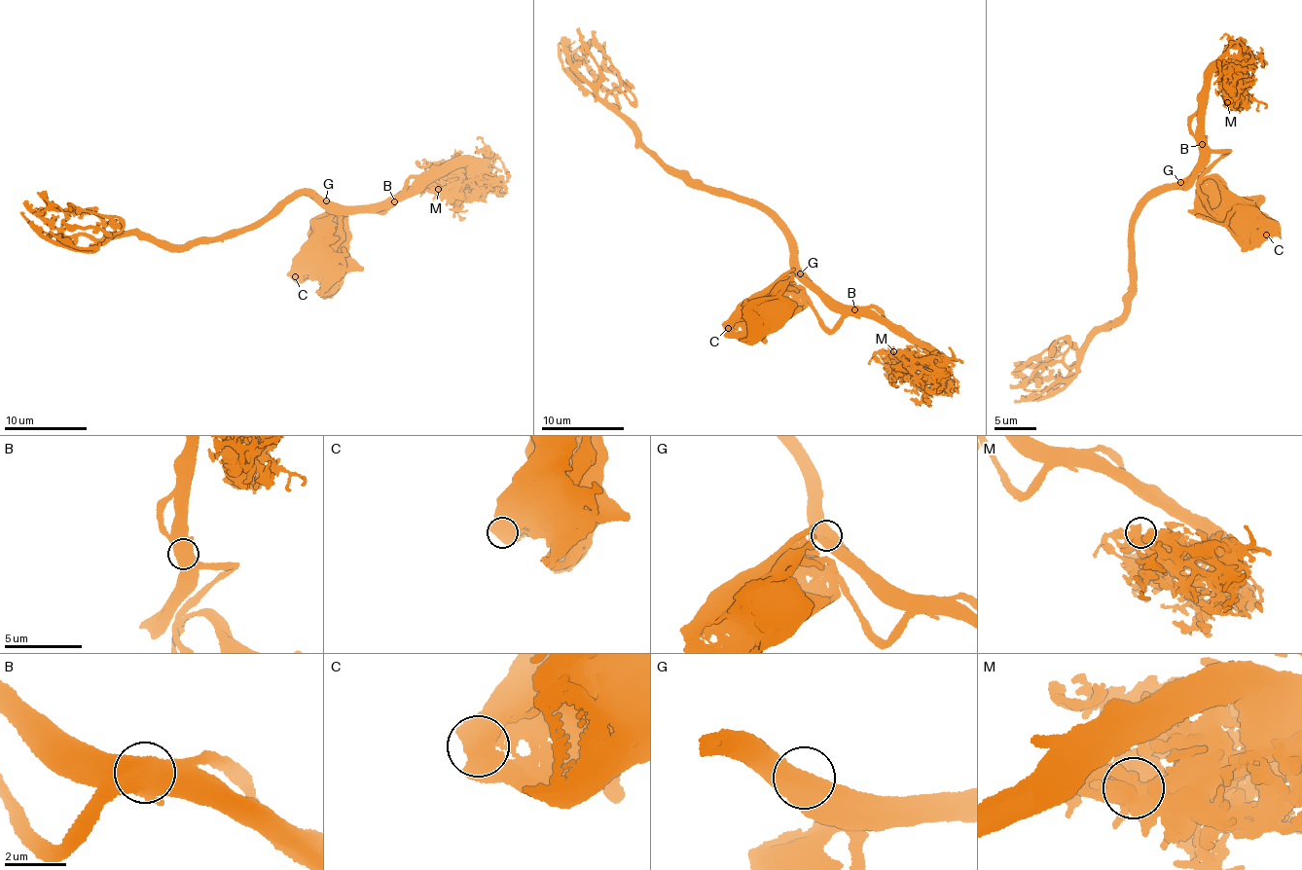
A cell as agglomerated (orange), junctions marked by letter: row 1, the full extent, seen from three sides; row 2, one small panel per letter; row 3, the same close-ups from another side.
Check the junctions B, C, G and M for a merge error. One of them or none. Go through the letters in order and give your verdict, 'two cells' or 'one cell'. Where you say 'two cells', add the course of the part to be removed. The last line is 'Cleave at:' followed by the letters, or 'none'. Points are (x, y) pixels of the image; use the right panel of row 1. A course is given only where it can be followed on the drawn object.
B: one cell
C: one cell
G: one cell
M: one cell
Cleave at: none

